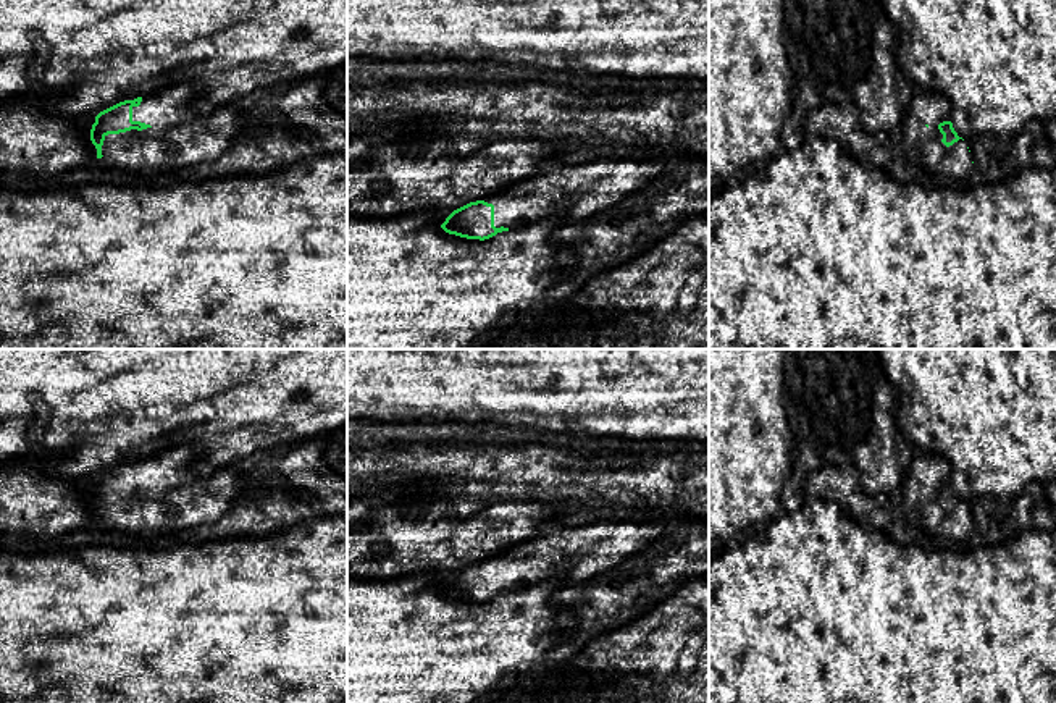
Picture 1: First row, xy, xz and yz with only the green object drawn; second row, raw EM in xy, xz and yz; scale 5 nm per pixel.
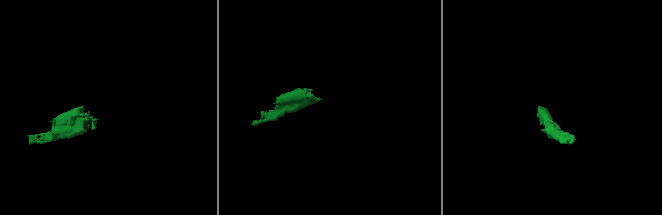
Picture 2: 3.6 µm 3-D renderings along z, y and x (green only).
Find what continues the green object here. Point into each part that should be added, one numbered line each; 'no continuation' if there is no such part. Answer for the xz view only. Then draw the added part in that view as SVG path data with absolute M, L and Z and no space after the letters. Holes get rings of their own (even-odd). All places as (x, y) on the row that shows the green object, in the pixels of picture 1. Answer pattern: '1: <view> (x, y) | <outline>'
1: xz (570, 194) | M597 160L572 166L549 166L518 179L488 199L494 205L494 226L522 229L557 218L573 225L620 202L659 175L660 160Z

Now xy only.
1: xy (181, 136) | M182 81L161 92L142 97L140 105L132 107L132 121L145 123L149 128L105 136L102 158L97 157L97 149L90 142L89 147L95 152L90 165L102 166L107 171L121 170L142 178L215 162L226 152L233 136L242 128L242 118L233 105L215 105L205 113L199 112L192 105L194 94L195 86Z

